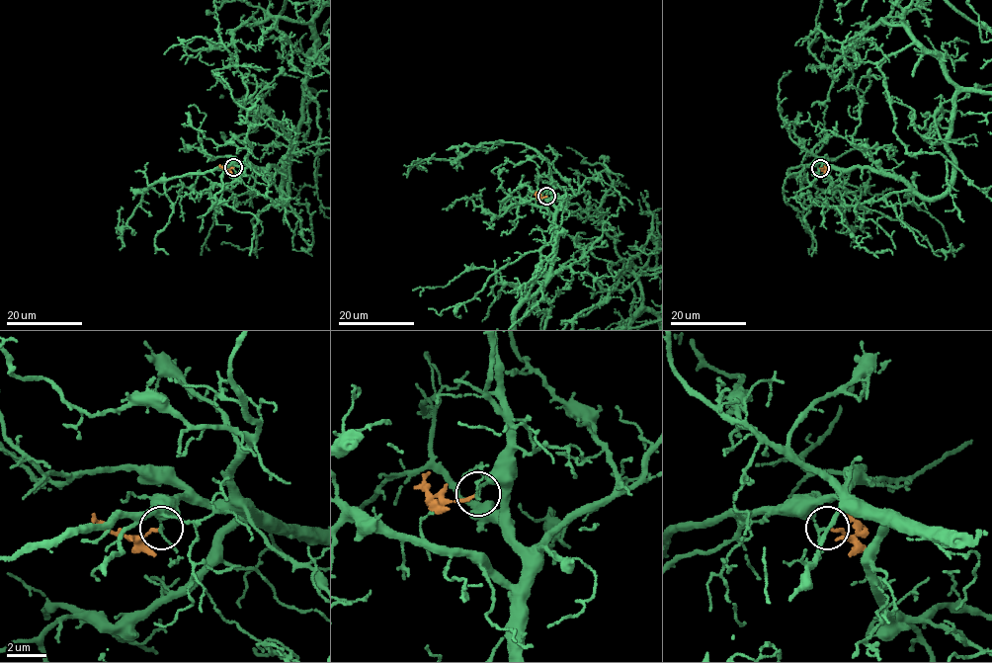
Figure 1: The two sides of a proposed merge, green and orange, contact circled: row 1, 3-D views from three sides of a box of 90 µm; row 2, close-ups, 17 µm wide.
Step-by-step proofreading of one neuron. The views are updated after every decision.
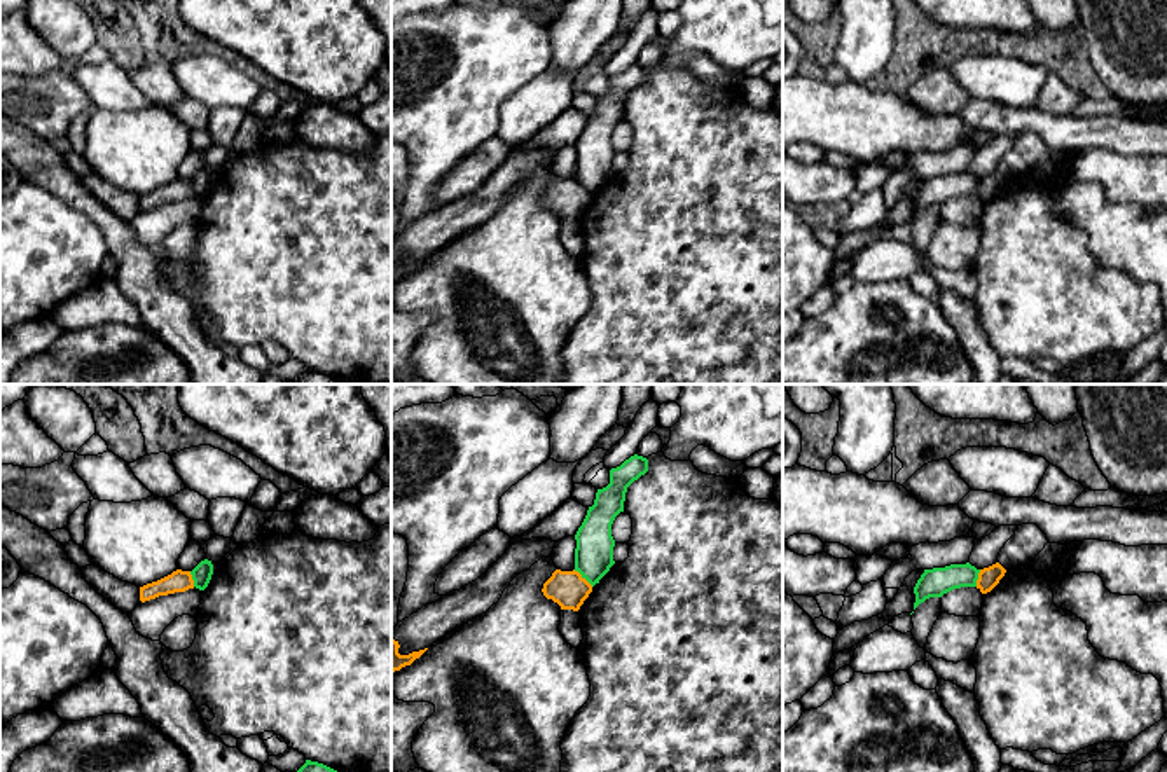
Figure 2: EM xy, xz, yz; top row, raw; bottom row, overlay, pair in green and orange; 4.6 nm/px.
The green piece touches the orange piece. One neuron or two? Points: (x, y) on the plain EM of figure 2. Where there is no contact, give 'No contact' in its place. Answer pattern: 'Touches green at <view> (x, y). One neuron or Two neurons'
Touches green at xz (584, 186). Two neurons

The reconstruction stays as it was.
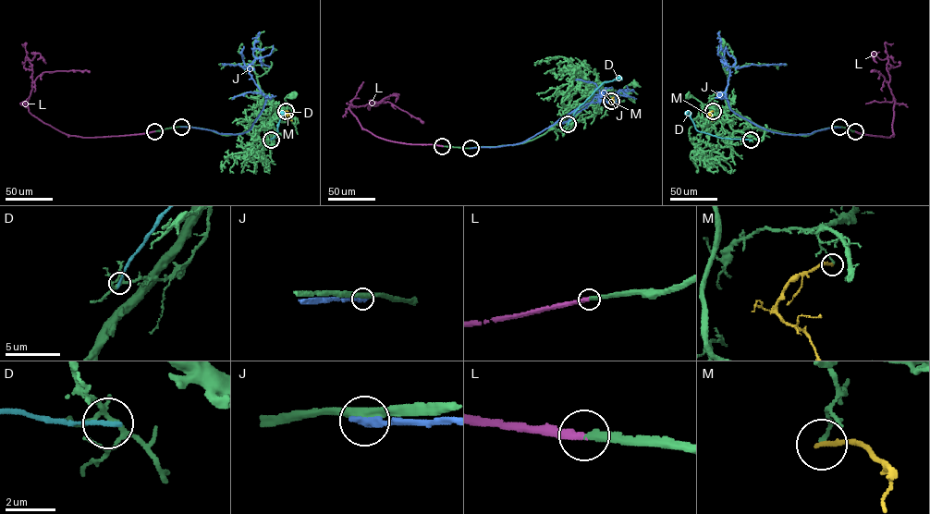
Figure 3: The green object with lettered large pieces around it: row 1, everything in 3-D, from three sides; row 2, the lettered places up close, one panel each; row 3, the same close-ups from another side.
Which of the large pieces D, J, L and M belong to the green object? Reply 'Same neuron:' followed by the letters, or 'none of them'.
Same neuron: L

